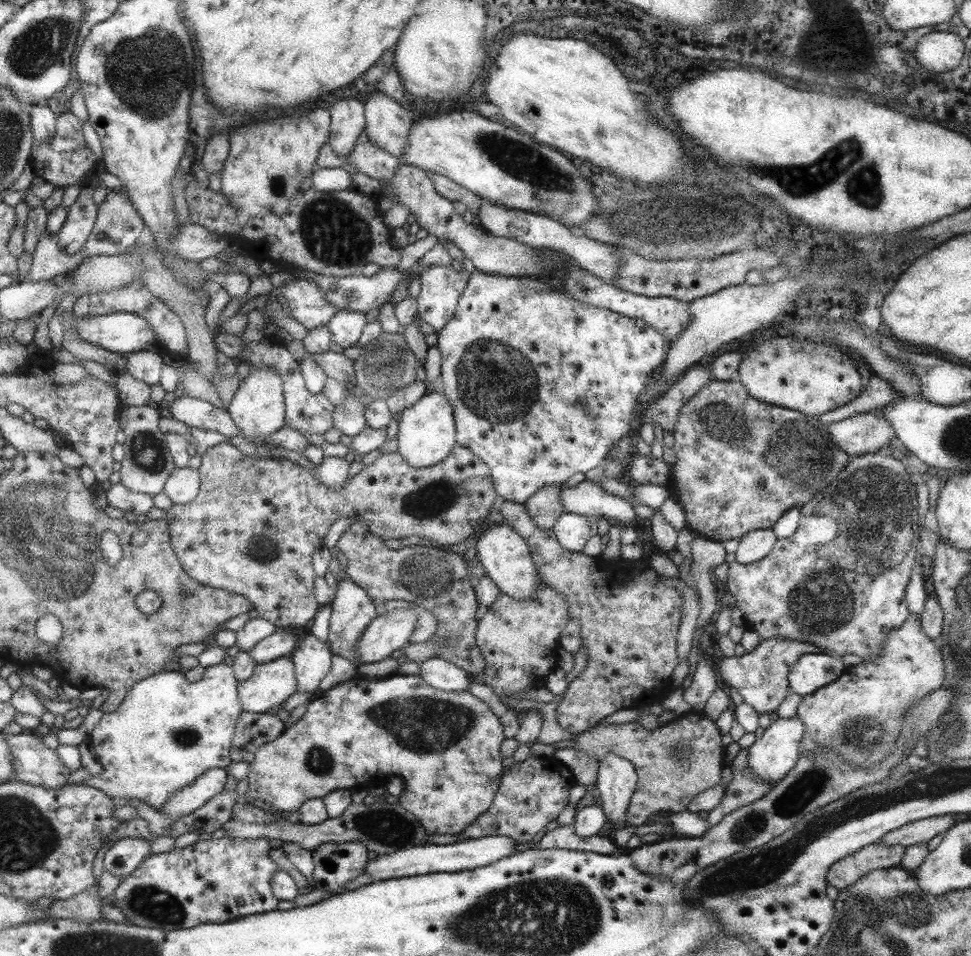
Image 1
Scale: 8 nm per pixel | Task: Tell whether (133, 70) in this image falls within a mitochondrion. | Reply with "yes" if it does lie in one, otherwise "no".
yes

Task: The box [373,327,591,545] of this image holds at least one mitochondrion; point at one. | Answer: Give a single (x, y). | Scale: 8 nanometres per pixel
(489, 378)

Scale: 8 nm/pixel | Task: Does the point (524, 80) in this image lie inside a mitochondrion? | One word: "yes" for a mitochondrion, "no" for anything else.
no

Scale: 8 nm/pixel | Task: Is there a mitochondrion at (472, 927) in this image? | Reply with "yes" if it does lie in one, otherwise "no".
yes

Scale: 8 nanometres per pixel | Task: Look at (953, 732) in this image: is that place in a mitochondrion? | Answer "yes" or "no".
yes

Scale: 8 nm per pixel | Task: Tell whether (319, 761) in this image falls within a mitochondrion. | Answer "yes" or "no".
yes

